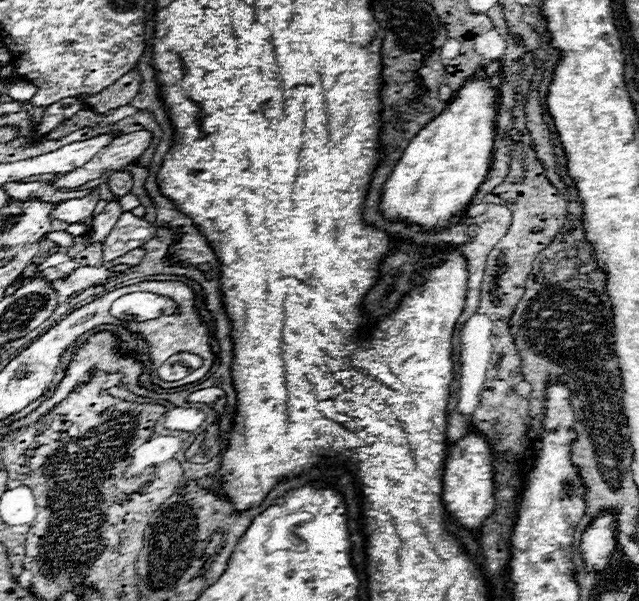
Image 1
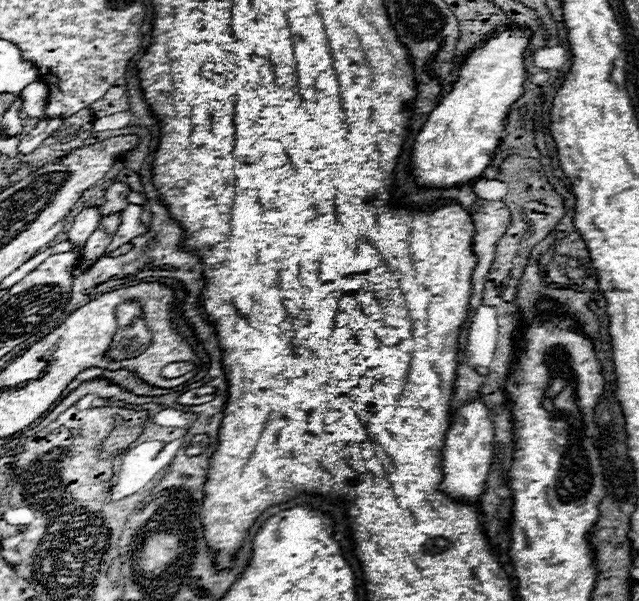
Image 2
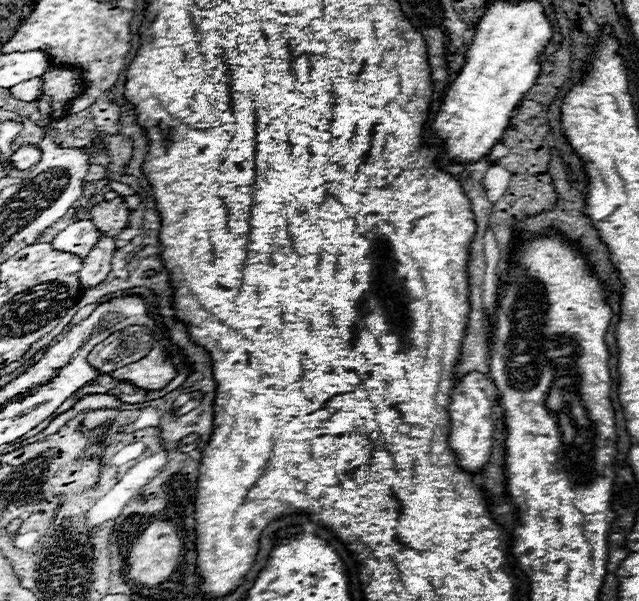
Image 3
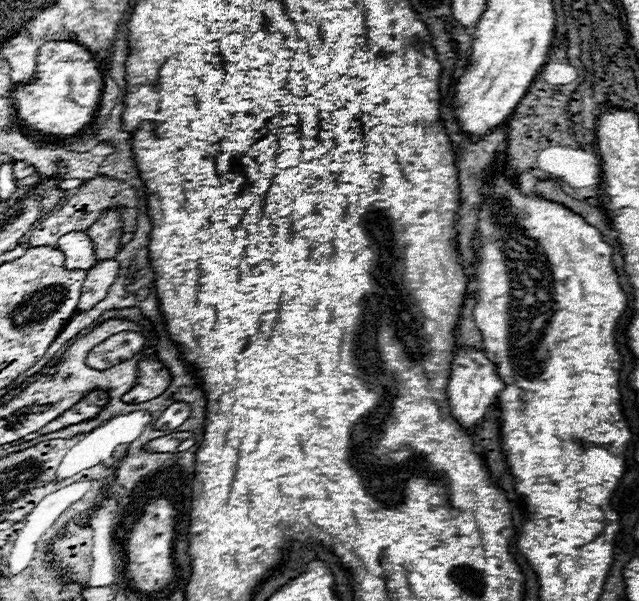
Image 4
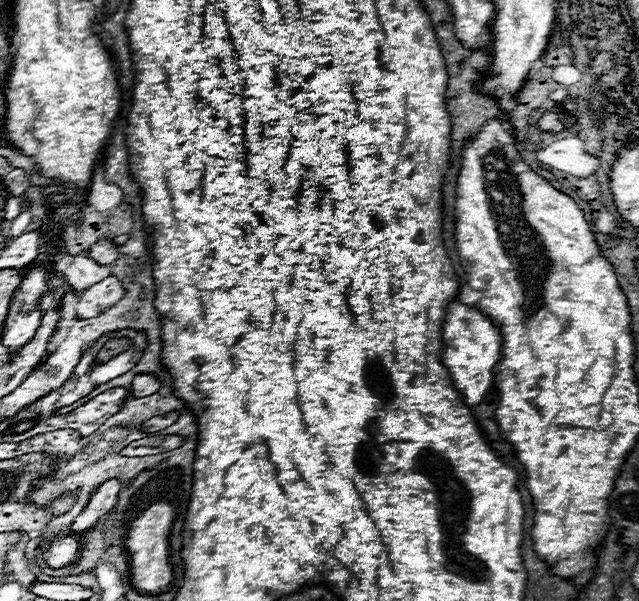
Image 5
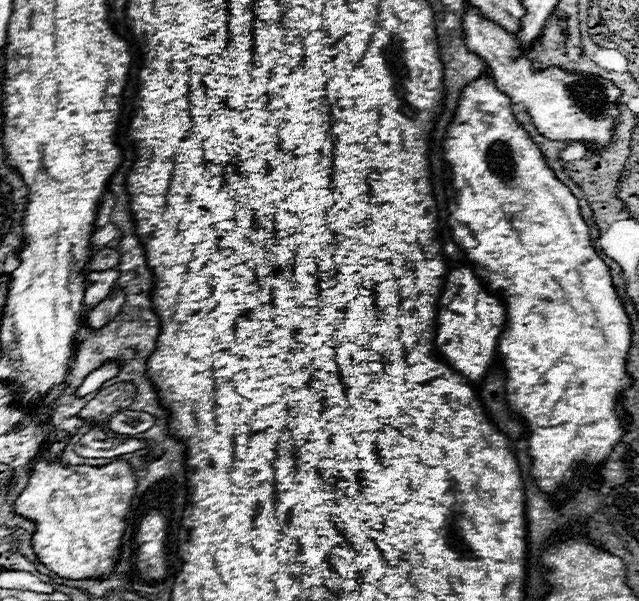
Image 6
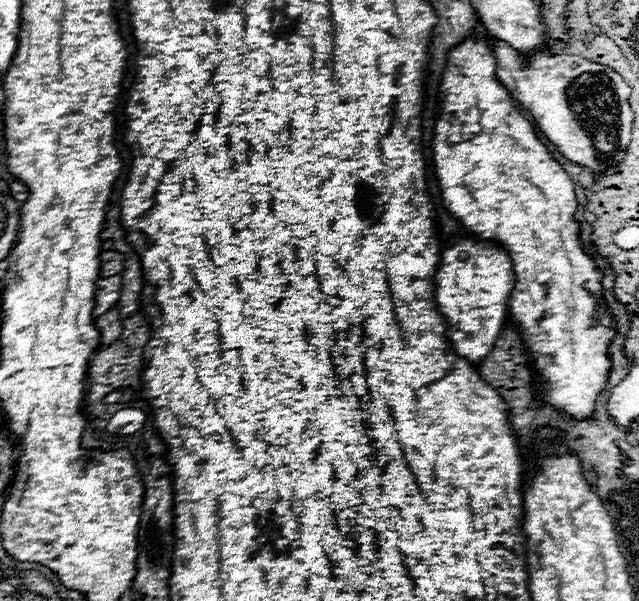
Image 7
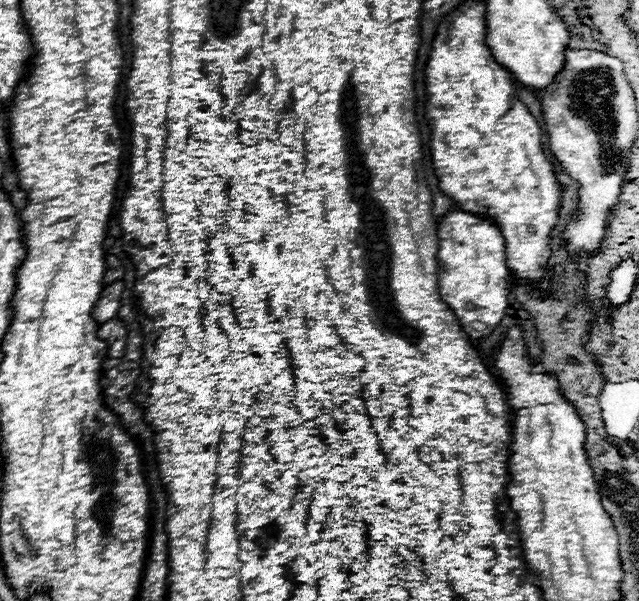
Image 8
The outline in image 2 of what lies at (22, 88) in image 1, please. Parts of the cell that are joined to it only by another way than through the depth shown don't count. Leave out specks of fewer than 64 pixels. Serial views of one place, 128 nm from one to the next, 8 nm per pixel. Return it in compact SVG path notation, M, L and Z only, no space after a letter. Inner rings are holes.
M36 80L30 86L26 86L22 92L22 112L36 118L46 118L44 104L46 104L46 84Z

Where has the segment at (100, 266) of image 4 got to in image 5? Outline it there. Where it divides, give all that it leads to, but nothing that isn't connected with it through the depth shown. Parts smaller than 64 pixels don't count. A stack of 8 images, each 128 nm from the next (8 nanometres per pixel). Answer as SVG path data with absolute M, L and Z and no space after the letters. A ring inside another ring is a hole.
M108 276L96 284L92 284L78 300L76 316L78 318L94 318L98 312L116 304L124 294L124 288L116 276Z

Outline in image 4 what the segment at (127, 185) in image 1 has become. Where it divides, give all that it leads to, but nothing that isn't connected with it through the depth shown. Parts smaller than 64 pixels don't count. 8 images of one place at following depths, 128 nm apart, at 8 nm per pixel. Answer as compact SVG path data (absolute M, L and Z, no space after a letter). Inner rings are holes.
M106 208L102 210L100 218L88 228L90 238L94 238L94 252L96 258L114 258L120 250L120 236L122 236L122 212L124 208Z

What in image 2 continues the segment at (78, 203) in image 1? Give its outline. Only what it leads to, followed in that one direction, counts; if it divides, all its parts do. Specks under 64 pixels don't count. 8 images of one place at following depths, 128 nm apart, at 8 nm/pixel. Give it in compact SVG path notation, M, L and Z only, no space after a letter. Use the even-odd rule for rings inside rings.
M86 206L80 210L80 214L74 218L70 230L68 230L68 240L76 244L74 252L80 252L90 234L98 228L100 222L100 210L96 206Z

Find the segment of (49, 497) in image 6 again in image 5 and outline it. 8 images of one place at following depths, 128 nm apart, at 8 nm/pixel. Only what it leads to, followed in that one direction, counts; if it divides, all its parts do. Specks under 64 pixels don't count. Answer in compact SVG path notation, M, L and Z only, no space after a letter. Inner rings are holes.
M108 480L104 482L92 496L90 504L82 510L82 514L74 520L72 530L74 532L82 532L86 528L90 528L102 514L106 514L108 510L114 508L116 504L116 496L120 492L120 482L118 480ZM68 536L68 538L56 540L44 554L46 564L52 568L68 566L68 564L76 562L76 558L78 558L78 536Z

